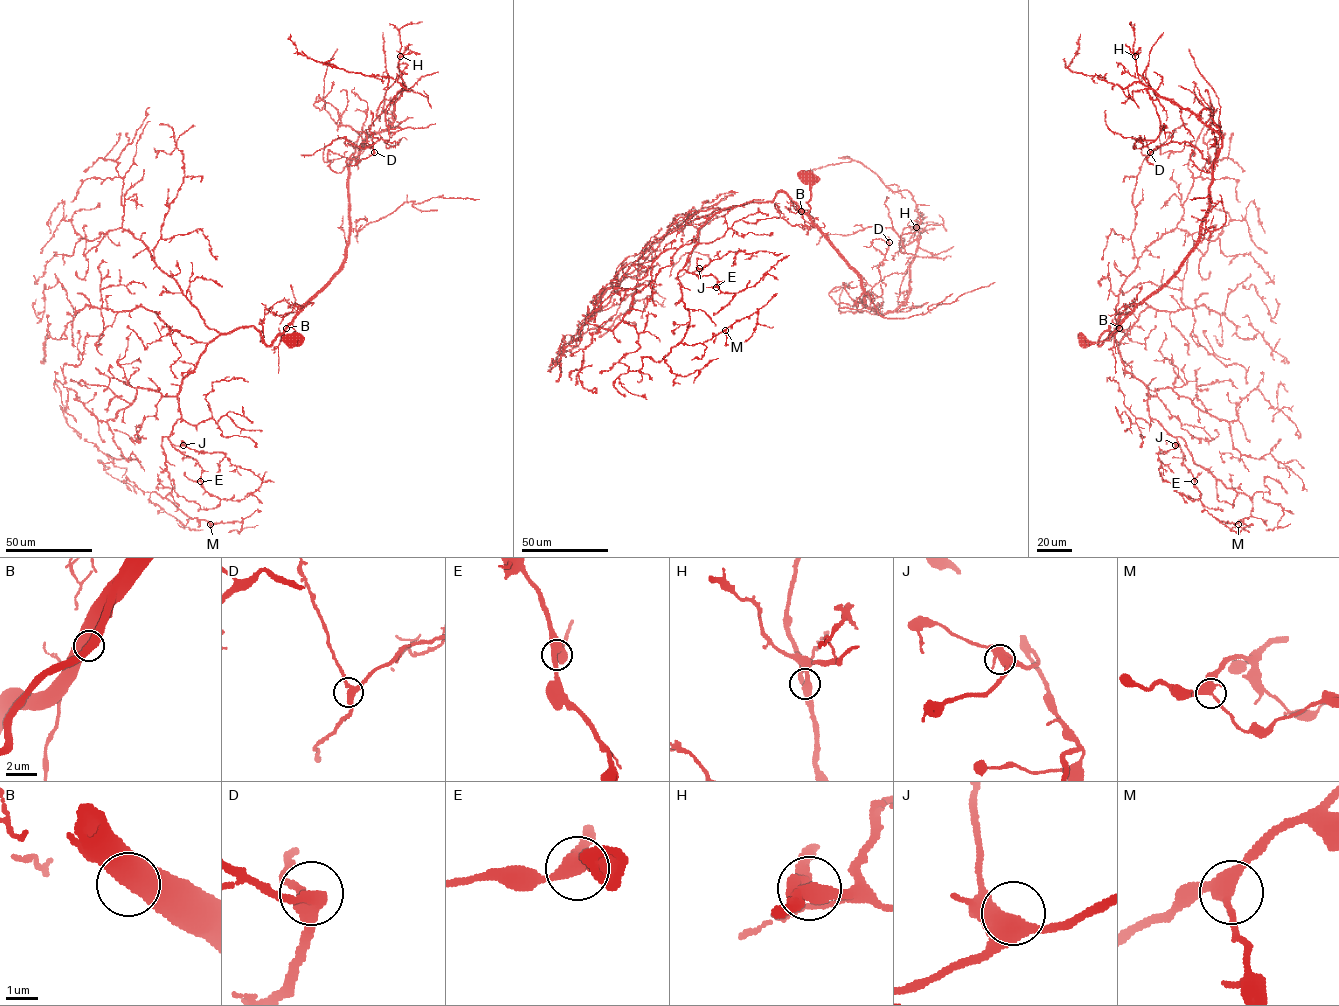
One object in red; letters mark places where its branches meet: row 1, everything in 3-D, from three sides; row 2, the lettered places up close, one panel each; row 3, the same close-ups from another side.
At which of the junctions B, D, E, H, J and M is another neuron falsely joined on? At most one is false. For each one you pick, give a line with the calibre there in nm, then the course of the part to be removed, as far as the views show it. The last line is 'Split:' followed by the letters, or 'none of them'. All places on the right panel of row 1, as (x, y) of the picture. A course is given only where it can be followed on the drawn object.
Split: none of them

